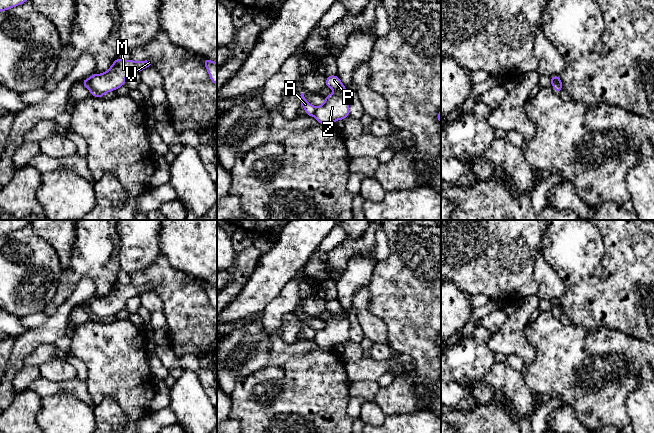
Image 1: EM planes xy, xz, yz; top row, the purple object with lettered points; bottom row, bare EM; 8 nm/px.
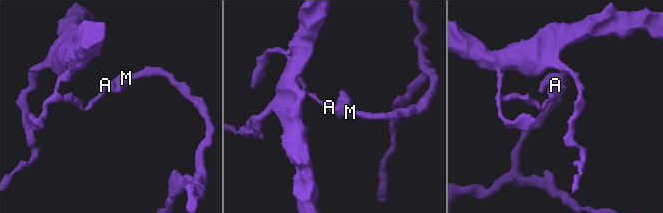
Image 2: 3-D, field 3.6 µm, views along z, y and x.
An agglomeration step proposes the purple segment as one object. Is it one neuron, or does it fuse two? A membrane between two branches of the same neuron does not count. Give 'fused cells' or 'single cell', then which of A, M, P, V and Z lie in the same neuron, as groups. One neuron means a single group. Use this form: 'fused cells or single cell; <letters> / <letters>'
fused cells; A / M P V Z

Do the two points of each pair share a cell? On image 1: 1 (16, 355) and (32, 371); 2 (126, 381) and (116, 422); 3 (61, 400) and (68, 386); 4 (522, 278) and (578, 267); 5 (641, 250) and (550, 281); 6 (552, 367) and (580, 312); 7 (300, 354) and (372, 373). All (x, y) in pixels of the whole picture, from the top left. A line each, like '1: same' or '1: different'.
1: different
2: different
3: different
4: different
5: different
6: different
7: different

